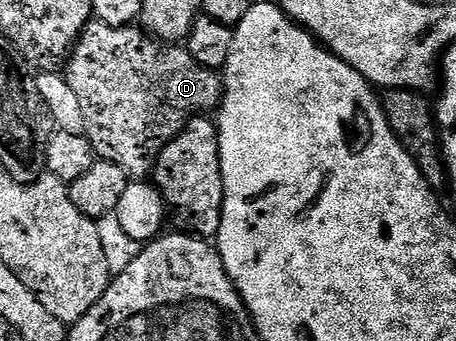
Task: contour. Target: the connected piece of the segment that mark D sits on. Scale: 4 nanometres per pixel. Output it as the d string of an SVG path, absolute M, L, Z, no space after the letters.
M94 19L87 22L87 26L85 26L79 40L75 43L73 52L66 58L65 66L66 65L65 76L67 83L69 87L73 89L73 95L77 95L77 100L81 103L83 133L89 139L96 158L116 165L121 171L127 173L128 178L131 179L146 178L143 176L145 176L146 173L148 176L148 174L154 170L155 161L161 155L163 148L189 124L191 118L206 114L208 112L206 109L211 109L211 111L218 110L225 92L225 85L221 80L220 74L216 72L216 70L201 67L201 65L193 59L193 55L187 53L186 48L180 47L175 43L164 43L150 35L145 35L144 30L139 27L123 25L118 29L117 27L109 27L103 21L96 21Z

